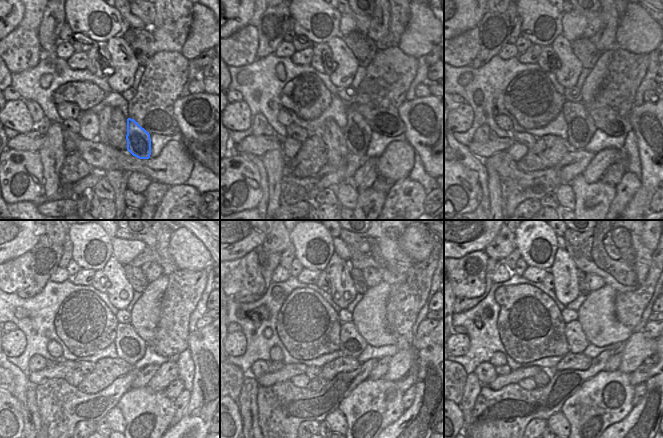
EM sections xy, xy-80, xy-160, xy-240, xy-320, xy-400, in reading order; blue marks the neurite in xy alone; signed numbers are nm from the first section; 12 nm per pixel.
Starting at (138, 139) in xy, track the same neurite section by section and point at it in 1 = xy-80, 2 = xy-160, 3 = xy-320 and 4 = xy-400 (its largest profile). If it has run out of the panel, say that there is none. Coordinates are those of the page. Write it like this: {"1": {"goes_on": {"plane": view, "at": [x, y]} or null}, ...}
{"1": {"goes_on": {"plane": "xy-80", "at": [357, 132]}}, "2": {"goes_on": {"plane": "xy-160", "at": [580, 125]}}, "3": {"goes_on": {"plane": "xy-320", "at": [352, 344]}}, "4": {"goes_on": {"plane": "xy-400", "at": [575, 337]}}}

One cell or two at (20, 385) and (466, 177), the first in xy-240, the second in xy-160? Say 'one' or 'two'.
two

